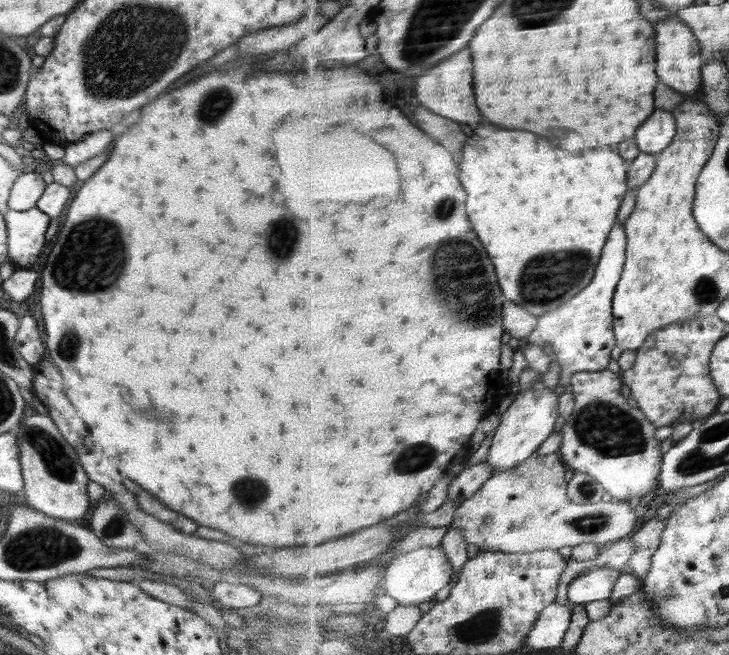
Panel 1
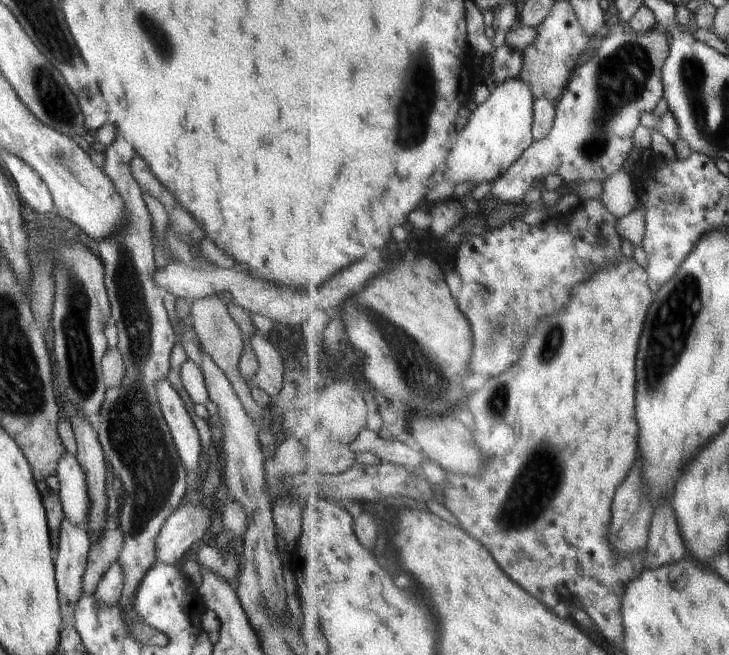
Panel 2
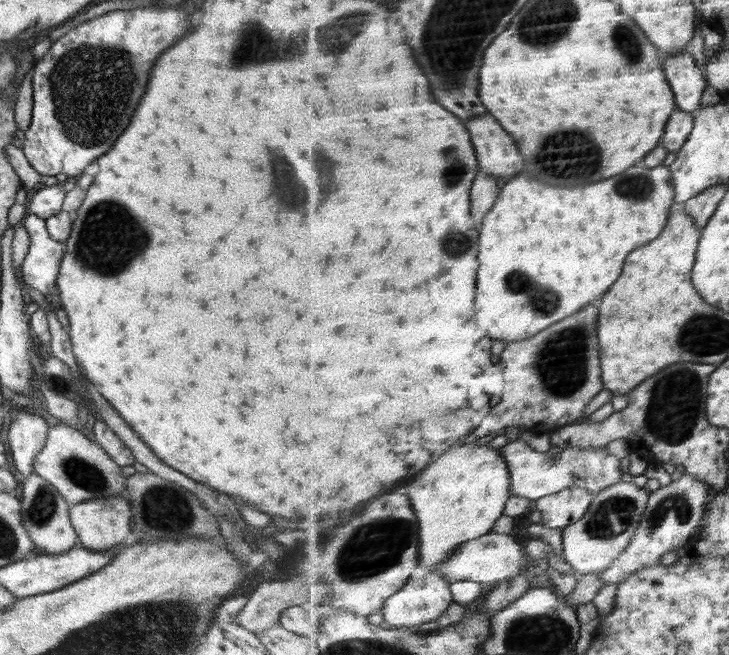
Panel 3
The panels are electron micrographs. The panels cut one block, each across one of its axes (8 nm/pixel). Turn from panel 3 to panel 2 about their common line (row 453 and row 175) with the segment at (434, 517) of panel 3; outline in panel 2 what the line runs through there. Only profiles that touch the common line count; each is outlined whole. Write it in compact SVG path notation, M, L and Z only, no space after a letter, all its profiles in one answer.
M514 79L495 84L490 98L471 114L468 124L451 156L448 156L446 178L448 182L472 182L474 186L500 180L537 140L534 136L536 96L532 86L524 80Z

